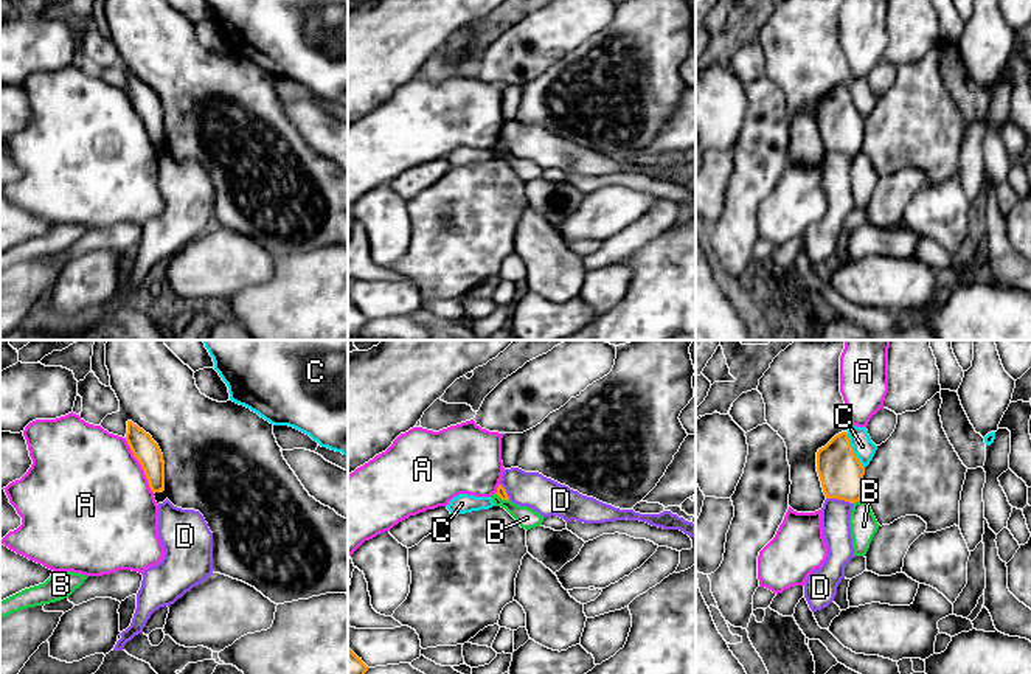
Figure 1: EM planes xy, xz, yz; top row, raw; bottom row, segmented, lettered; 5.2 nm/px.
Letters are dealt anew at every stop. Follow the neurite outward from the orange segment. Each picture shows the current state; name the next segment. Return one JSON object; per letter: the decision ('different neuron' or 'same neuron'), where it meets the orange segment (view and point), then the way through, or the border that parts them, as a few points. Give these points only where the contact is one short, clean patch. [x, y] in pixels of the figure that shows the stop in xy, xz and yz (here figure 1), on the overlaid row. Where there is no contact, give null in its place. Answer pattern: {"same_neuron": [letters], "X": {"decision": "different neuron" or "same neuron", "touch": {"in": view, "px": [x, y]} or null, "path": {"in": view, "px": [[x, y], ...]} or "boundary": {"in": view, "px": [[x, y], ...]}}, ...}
{"same_neuron": [], "A": {"decision": "different neuron", "touch": {"in": "xy", "px": [142, 466]}}, "B": {"decision": "different neuron", "touch": {"in": "yz", "px": [856, 500]}, "boundary": {"in": "yz", "px": [[860, 499], [853, 503]]}}, "C": {"decision": "different neuron", "touch": {"in": "yz", "px": [851, 451]}, "boundary": {"in": "yz", "px": [[847, 432], [851, 451], [864, 468]]}}, "D": {"decision": "different neuron", "touch": {"in": "yz", "px": [839, 499]}, "boundary": {"in": "yz", "px": [[826, 497], [851, 503]]}}}

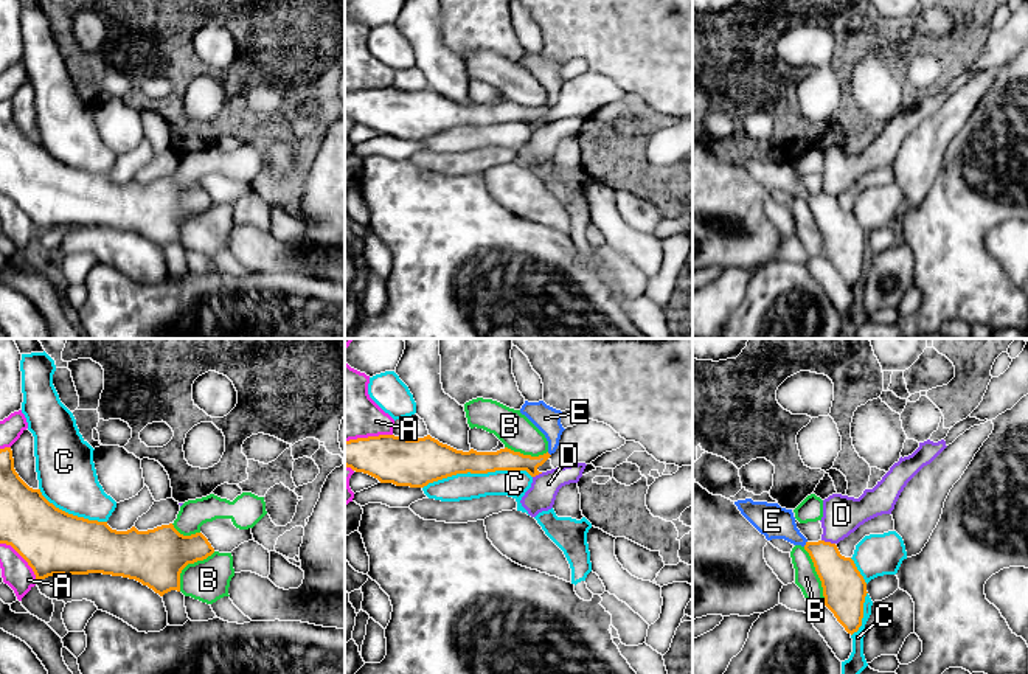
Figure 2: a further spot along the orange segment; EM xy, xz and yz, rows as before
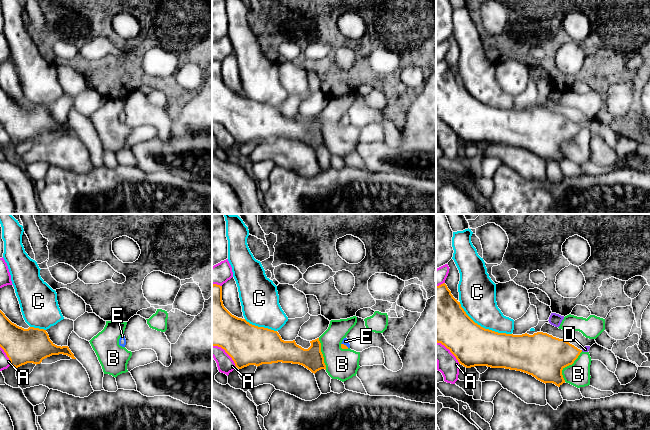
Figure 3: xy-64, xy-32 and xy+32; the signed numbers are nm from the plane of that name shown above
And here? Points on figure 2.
{"same_neuron": ["E"], "A": {"decision": "different neuron", "touch": {"in": "xz", "px": [368, 437]}}, "B": {"decision": "different neuron", "touch": {"in": "yz", "px": [817, 573]}}, "C": {"decision": "different neuron", "touch": {"in": "xz", "px": [477, 472]}}, "D": {"decision": "different neuron", "touch": {"in": "yz", "px": [828, 542]}, "boundary": {"in": "yz", "px": [[822, 539], [834, 544]]}}, "E": {"decision": "same neuron", "touch": {"in": "yz", "px": [806, 544]}, "path": {"in": "yz", "px": [[839, 575], [806, 544], [772, 521]]}}}

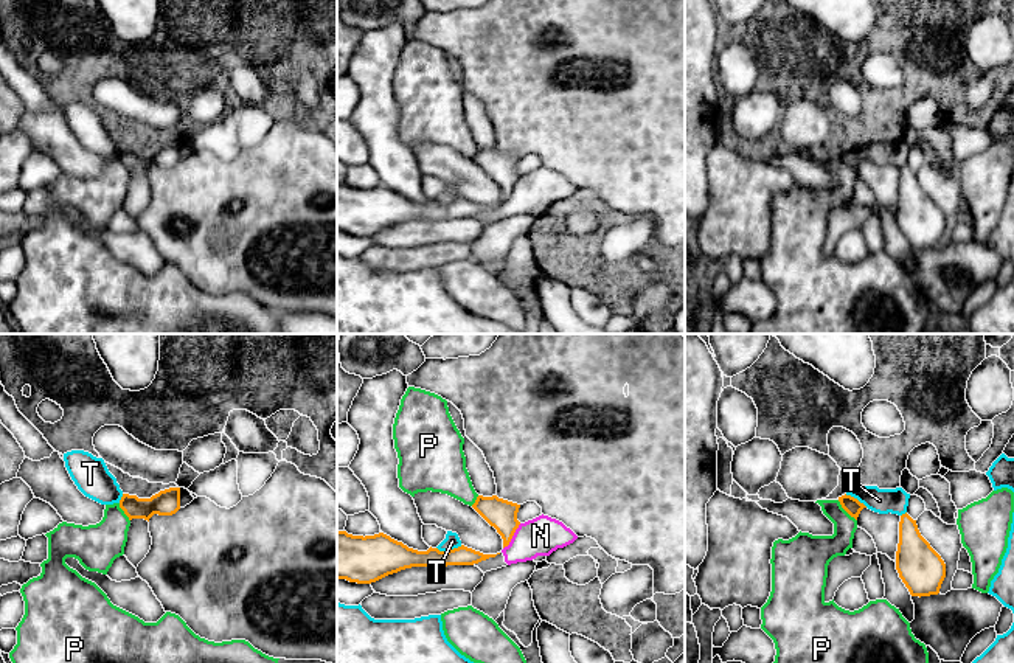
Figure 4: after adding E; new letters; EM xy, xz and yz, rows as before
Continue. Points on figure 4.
{"same_neuron": [], "N": {"decision": "different neuron", "touch": {"in": "xz", "px": [513, 534]}}, "P": {"decision": "different neuron", "touch": {"in": "yz", "px": [847, 511]}}, "T": {"decision": "different neuron", "touch": {"in": "xz", "px": [449, 550]}}}

